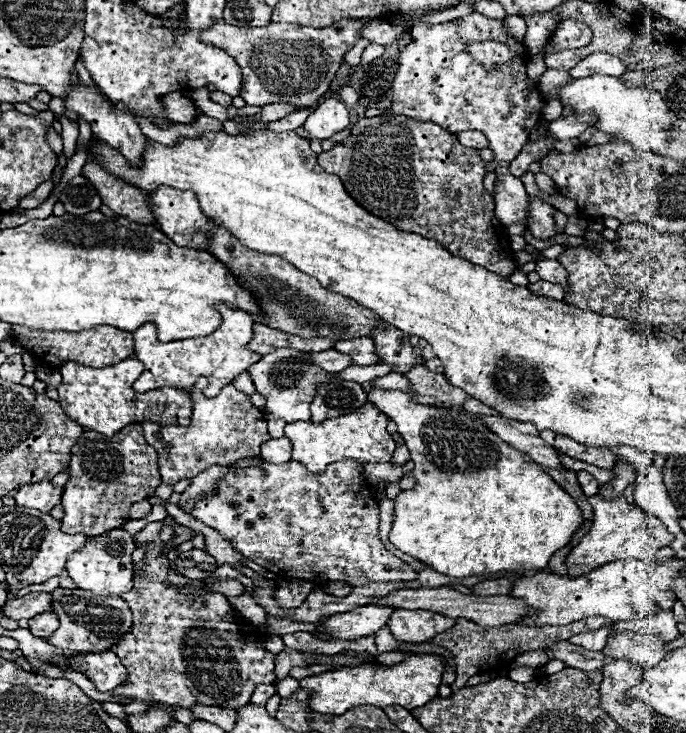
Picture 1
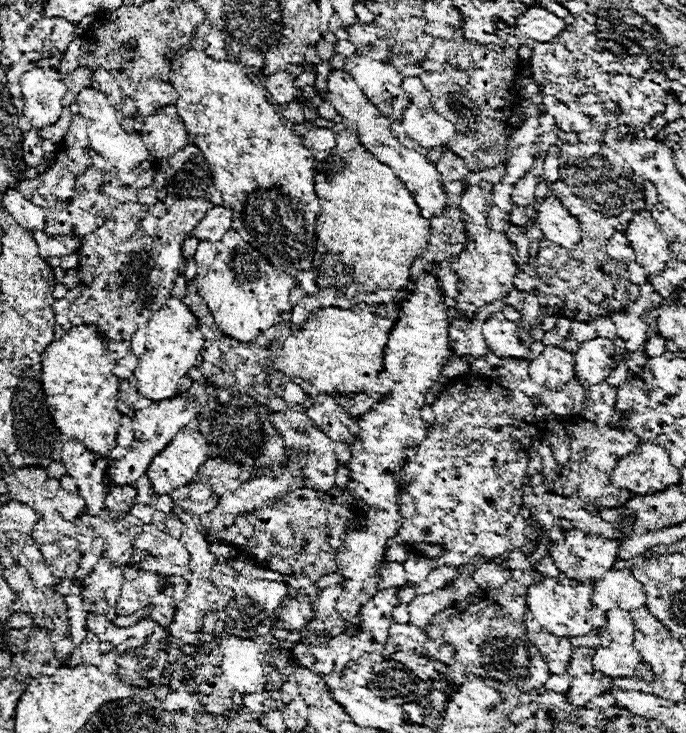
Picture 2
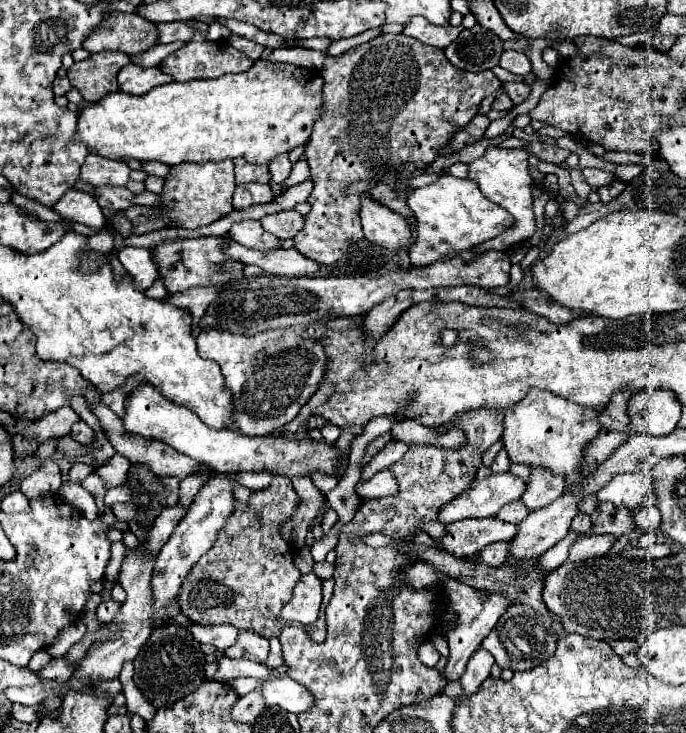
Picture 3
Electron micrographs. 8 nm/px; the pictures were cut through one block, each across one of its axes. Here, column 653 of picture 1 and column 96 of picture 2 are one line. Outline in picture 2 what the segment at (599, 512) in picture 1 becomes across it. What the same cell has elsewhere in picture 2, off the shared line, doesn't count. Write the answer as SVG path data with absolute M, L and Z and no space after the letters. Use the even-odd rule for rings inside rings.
M6 460L2 462L2 480L8 486L8 496L14 502L22 502L34 508L40 514L40 524L32 528L32 536L36 544L54 544L66 552L92 552L98 558L110 560L118 564L122 572L138 570L138 564L150 556L146 550L136 548L136 540L142 534L142 522L130 514L114 514L110 510L102 510L98 514L88 514L84 506L84 498L80 494L66 492L56 478L48 478L44 468L12 468Z

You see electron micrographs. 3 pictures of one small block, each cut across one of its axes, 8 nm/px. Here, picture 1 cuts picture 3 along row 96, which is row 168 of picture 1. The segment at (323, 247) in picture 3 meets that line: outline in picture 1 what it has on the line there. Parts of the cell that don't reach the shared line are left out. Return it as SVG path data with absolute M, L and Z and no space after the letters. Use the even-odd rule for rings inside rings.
M386 114L376 118L362 118L352 134L328 152L318 154L318 164L340 176L348 194L374 216L388 220L398 230L408 230L422 234L424 238L440 242L454 256L466 258L486 270L510 278L516 270L514 252L510 248L508 230L494 218L494 200L490 192L482 186L486 174L486 164L474 148L458 144L456 136L432 122L410 122L406 116Z

